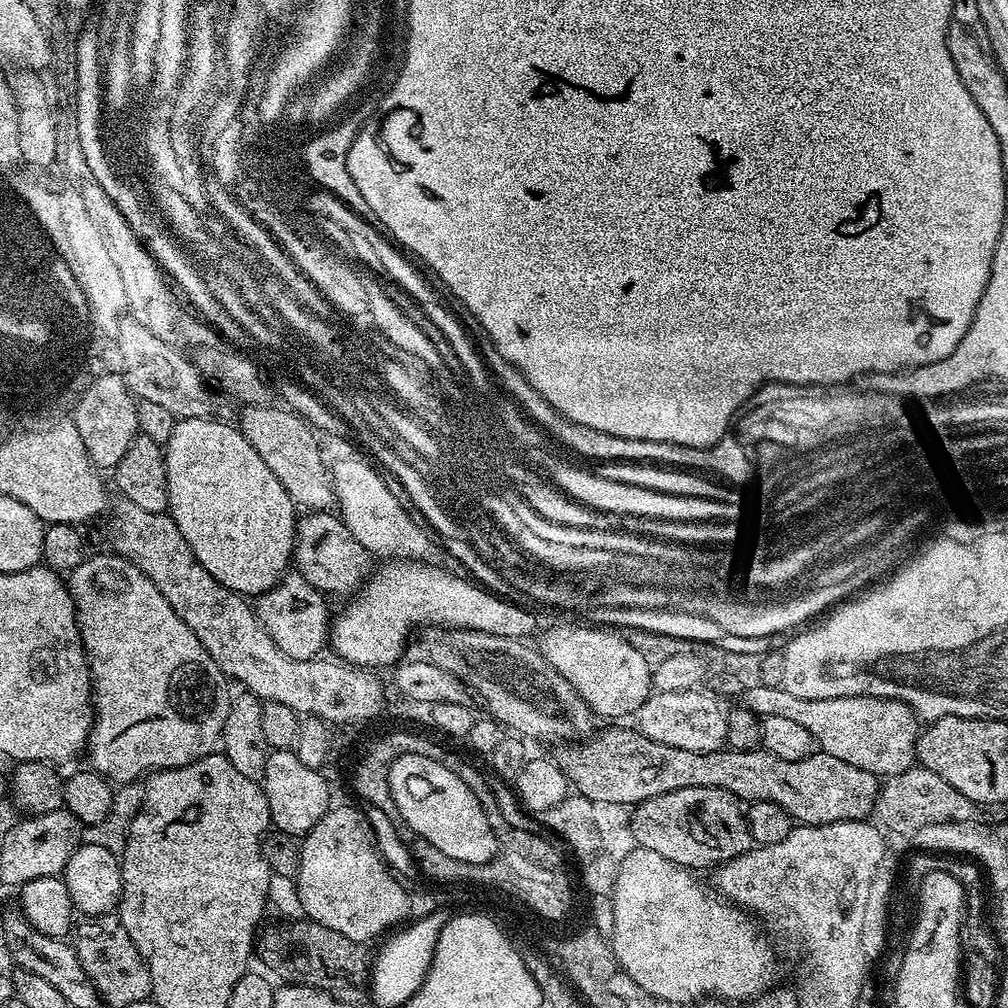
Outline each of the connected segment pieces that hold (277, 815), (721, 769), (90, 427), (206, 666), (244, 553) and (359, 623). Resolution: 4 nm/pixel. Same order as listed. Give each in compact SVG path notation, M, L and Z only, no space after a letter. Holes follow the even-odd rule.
M269 751L262 787L270 806L270 824L275 831L303 838L328 813L328 784L320 775L317 769L305 766L295 751Z
M632 726L608 728L605 732L597 731L579 742L561 743L555 752L555 762L566 774L569 785L579 795L595 800L598 805L602 802L641 804L643 800L649 800L658 794L683 788L721 788L741 802L774 802L782 806L782 810L786 810L793 821L800 824L833 824L843 820L868 820L873 815L882 783L881 777L866 770L858 770L858 766L850 766L842 762L842 758L834 758L819 750L798 762L786 762L786 758L778 758L763 750L678 750L678 746L666 746L662 742L646 738Z
M110 375L106 380L99 379L94 381L93 384L81 394L79 400L77 400L76 422L78 434L86 446L86 454L91 458L97 469L115 469L116 464L122 462L122 454L126 454L126 450L130 450L133 440L135 440L138 435L136 405L137 401L134 399L132 393L129 392L123 376L113 375Z
M115 554L89 555L70 573L66 583L68 592L76 601L76 624L80 628L80 637L88 658L88 675L92 677L94 723L86 749L86 756L92 759L91 767L112 782L136 782L145 774L151 774L162 768L180 768L184 764L193 764L195 760L201 760L204 756L209 755L215 749L212 747L215 744L217 747L218 741L221 739L228 713L230 695L228 696L228 688L224 685L226 677L214 662L214 658L210 658L206 646L202 646L202 642L198 642L194 630L190 630L190 626L186 626L186 622L182 618L178 618L178 614L174 614L170 602L166 602L166 598L162 598L158 586L154 586L152 579L146 574L142 574L142 570L138 570L138 566L134 566L123 556Z
M177 419L174 434L170 434L168 443L163 445L168 483L167 515L172 517L178 530L182 530L182 538L186 538L194 558L198 558L210 578L239 596L255 598L272 591L272 587L280 583L285 569L293 563L298 508L239 427L232 425L231 428L214 419Z
M392 558L381 564L384 565L381 568L379 565L366 581L368 596L353 595L347 601L349 604L337 616L335 613L331 617L330 648L345 664L354 664L365 670L391 669L405 655L404 643L412 628L419 624L444 624L440 626L448 630L469 628L486 634L498 632L502 638L511 640L537 635L536 620L526 609L498 599L497 593L481 588L463 575L451 576L443 572L443 567L418 560ZM495 600L500 600L496 604L500 611L500 628L488 624L488 604Z

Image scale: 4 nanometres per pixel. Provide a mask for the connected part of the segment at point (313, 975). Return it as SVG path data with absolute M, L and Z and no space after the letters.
M307 918L280 923L284 924L277 928L265 927L254 944L258 960L260 956L265 964L263 967L273 977L281 976L281 981L317 988L349 1006L369 999L369 991L360 992L360 943L357 940L346 938L346 934L338 934L338 930L330 930Z

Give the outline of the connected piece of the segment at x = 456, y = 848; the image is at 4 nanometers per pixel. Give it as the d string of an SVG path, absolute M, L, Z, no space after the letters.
M402 754L390 766L388 781L394 806L398 806L398 814L402 814L409 833L426 839L435 849L442 850L447 857L456 858L458 862L482 864L494 858L498 847L494 830L490 822L486 822L486 814L478 798L470 794L470 786L466 786L466 782L462 782L462 778L454 774L454 770L446 770L446 766L442 766L442 762L432 756Z

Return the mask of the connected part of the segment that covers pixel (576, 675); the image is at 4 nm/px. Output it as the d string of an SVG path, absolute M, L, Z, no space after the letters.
M552 628L539 637L538 651L547 664L574 686L597 717L631 717L654 691L653 665L624 637L627 635L604 628Z

